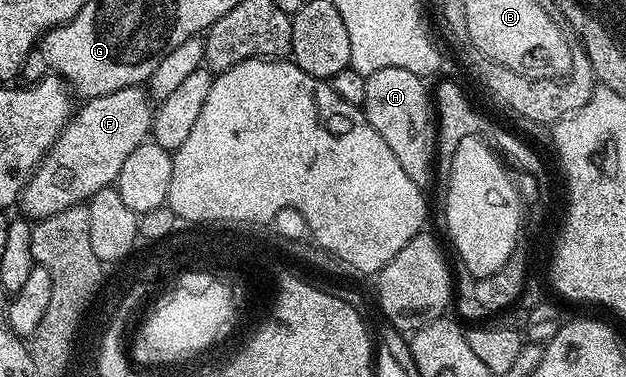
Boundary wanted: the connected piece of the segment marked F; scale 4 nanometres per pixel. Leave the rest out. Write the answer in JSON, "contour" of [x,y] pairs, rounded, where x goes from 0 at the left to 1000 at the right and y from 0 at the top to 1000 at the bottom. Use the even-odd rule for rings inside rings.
{"contour":[[[224,228],[150,255],[129,286],[126,279],[83,395],[45,469],[29,533],[29,552],[40,562],[34,565],[58,589],[70,584],[107,552],[133,544],[158,499],[184,491],[208,398],[238,369],[244,305],[244,268]]]}

